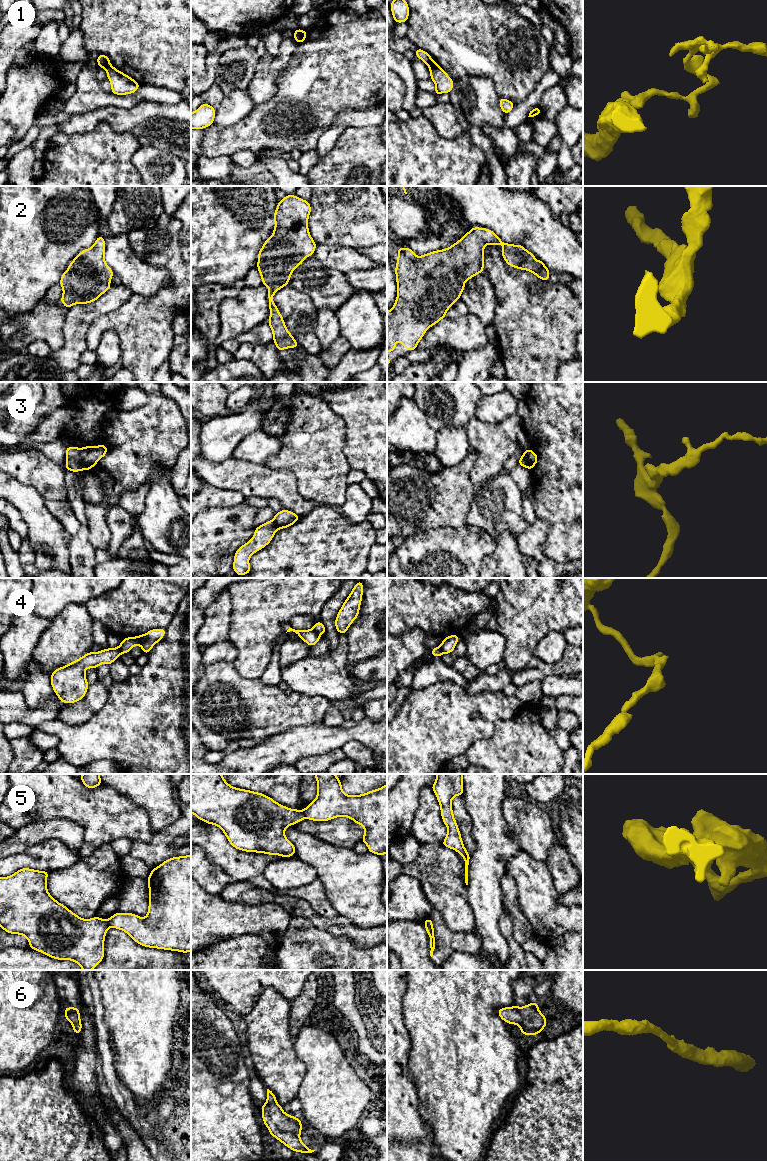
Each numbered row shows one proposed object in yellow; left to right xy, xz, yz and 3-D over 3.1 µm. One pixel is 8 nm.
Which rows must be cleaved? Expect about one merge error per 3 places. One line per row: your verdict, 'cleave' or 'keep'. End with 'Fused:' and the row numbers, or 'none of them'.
1: cleave
2: keep
3: cleave
4: cleave
5: cleave
6: keep
Fused: 1, 3, 4, 5

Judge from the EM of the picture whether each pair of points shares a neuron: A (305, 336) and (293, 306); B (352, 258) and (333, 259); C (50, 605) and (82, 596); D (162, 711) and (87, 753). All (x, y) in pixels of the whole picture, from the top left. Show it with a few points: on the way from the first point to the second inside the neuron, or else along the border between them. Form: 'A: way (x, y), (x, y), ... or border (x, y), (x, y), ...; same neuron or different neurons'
A: way (302, 329), (299, 313); same neuron
B: way (347, 258), (338, 258); same neuron
C: way (58, 597), (74, 596); same neuron
D: way (143, 728), (124, 730), (106, 735); same neuron

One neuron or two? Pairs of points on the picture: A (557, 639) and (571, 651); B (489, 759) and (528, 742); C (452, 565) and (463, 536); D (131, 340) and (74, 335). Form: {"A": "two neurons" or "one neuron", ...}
{"A": "two neurons", "B": "one neuron", "C": "one neuron", "D": "two neurons"}

